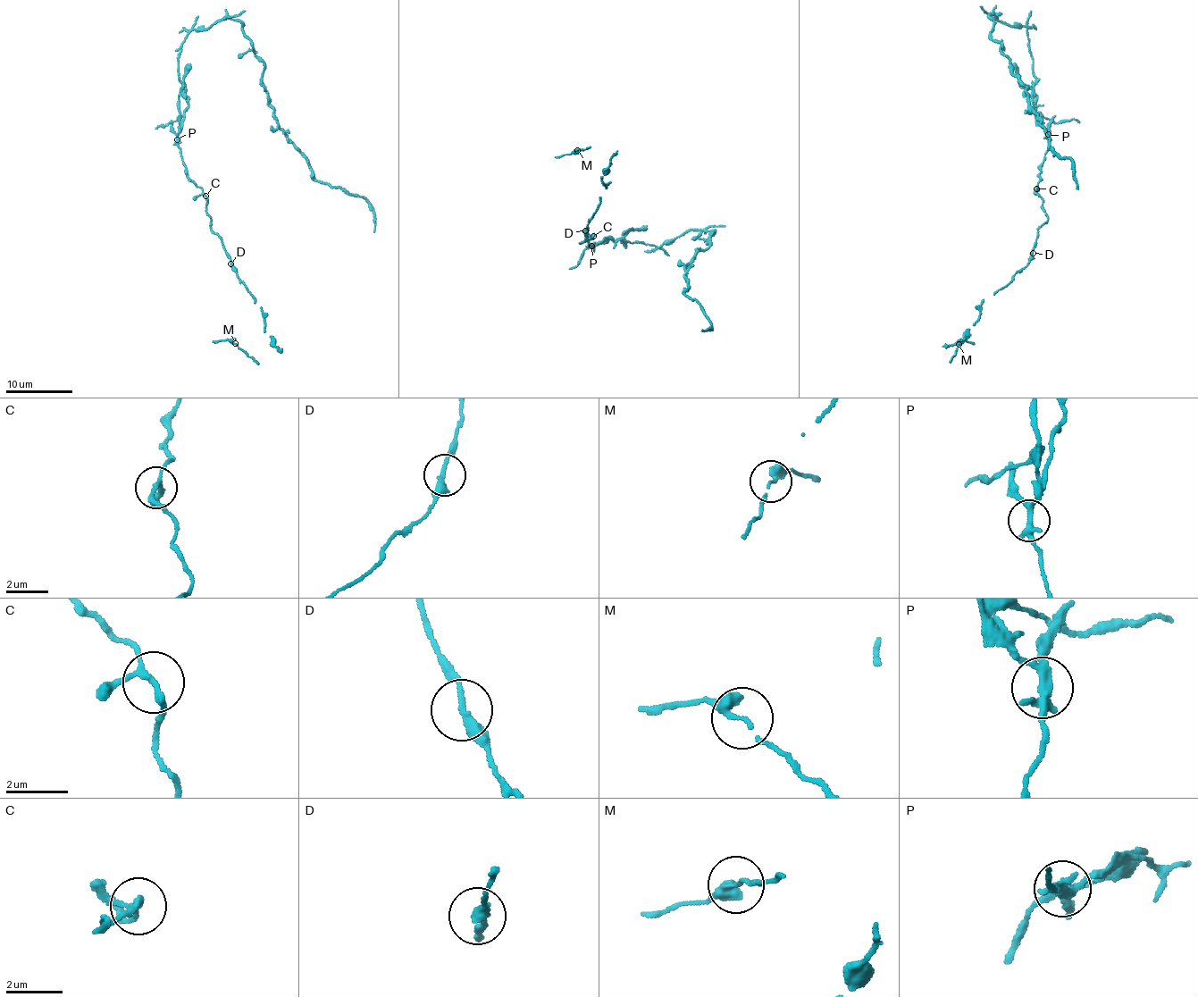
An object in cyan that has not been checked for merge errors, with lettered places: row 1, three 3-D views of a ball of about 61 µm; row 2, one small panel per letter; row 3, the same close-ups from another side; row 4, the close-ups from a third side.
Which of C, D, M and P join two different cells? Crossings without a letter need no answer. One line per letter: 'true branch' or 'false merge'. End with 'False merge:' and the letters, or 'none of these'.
C: true branch
D: true branch
M: true branch
P: false merge
False merge: P

